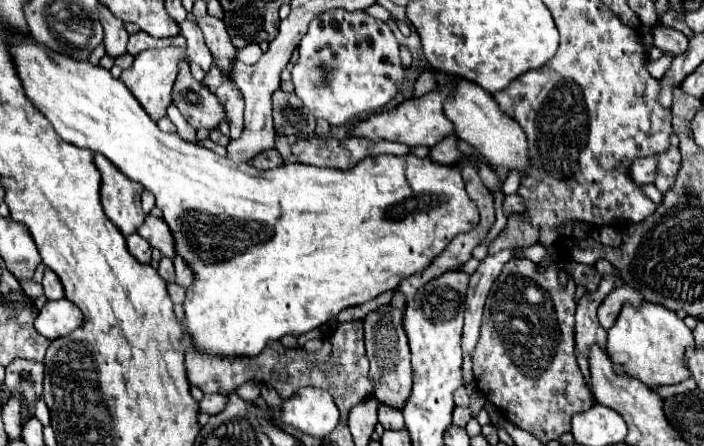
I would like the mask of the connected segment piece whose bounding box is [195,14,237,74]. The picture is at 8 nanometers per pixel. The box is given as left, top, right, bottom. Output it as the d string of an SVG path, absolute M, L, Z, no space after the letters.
M207 14L203 18L195 18L195 22L203 30L205 42L207 42L207 46L215 58L215 64L225 74L229 74L229 64L237 56L237 48L231 44L231 38L223 26L223 20Z

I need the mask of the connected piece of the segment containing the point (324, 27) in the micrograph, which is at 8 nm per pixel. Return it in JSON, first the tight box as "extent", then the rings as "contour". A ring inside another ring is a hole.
{"extent":[291,8,405,126],"contour":[[[343,8],[323,12],[315,16],[309,24],[307,34],[299,44],[299,60],[291,70],[291,80],[295,84],[295,94],[313,112],[317,120],[327,120],[331,126],[343,126],[359,114],[371,114],[391,102],[405,82],[405,68],[399,56],[399,42],[387,22],[377,20],[365,12],[347,12]],[[321,66],[327,70],[323,76]]]}

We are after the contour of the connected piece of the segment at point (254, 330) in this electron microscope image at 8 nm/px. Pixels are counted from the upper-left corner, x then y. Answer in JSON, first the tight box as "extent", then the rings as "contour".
{"extent":[11,38,479,358],"contour":[[[13,38],[11,40],[11,56],[15,60],[15,66],[17,66],[17,72],[23,82],[27,98],[31,98],[31,102],[47,116],[47,120],[53,124],[55,132],[63,140],[103,154],[127,178],[139,182],[145,190],[149,190],[155,196],[157,206],[163,212],[163,220],[167,222],[167,226],[175,238],[175,254],[187,262],[187,266],[193,270],[193,276],[195,276],[193,284],[187,288],[187,298],[183,302],[183,310],[185,310],[185,324],[187,324],[187,334],[191,338],[191,344],[201,354],[219,356],[219,358],[237,358],[237,356],[255,358],[273,340],[281,340],[287,334],[301,336],[301,334],[325,324],[327,320],[335,318],[343,308],[369,302],[375,296],[397,288],[403,278],[427,268],[431,264],[431,260],[443,248],[447,248],[447,244],[457,234],[469,232],[479,222],[477,206],[469,200],[469,196],[465,192],[465,182],[463,182],[457,166],[433,164],[429,158],[417,158],[413,154],[405,154],[405,156],[381,154],[381,156],[365,158],[363,162],[359,162],[357,166],[353,166],[349,170],[319,168],[319,166],[307,166],[307,164],[295,162],[295,164],[283,164],[273,170],[259,172],[249,162],[239,162],[239,164],[231,162],[229,158],[219,156],[209,148],[203,148],[193,142],[185,142],[183,138],[179,138],[177,132],[159,130],[159,126],[143,110],[143,106],[129,92],[129,88],[121,80],[113,78],[111,72],[101,66],[93,66],[89,62],[75,62],[73,58],[61,58],[61,54],[55,54],[53,50],[45,50],[45,46],[39,46],[37,42],[33,42],[33,38]]]}

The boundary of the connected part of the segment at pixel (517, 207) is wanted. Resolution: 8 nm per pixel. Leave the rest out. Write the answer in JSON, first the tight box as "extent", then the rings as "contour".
{"extent":[503,194,525,216],"contour":[[[511,194],[511,196],[507,196],[505,198],[505,202],[503,202],[503,210],[505,210],[505,216],[509,216],[511,212],[525,212],[525,202],[523,202],[523,198],[519,196],[519,194]]]}

